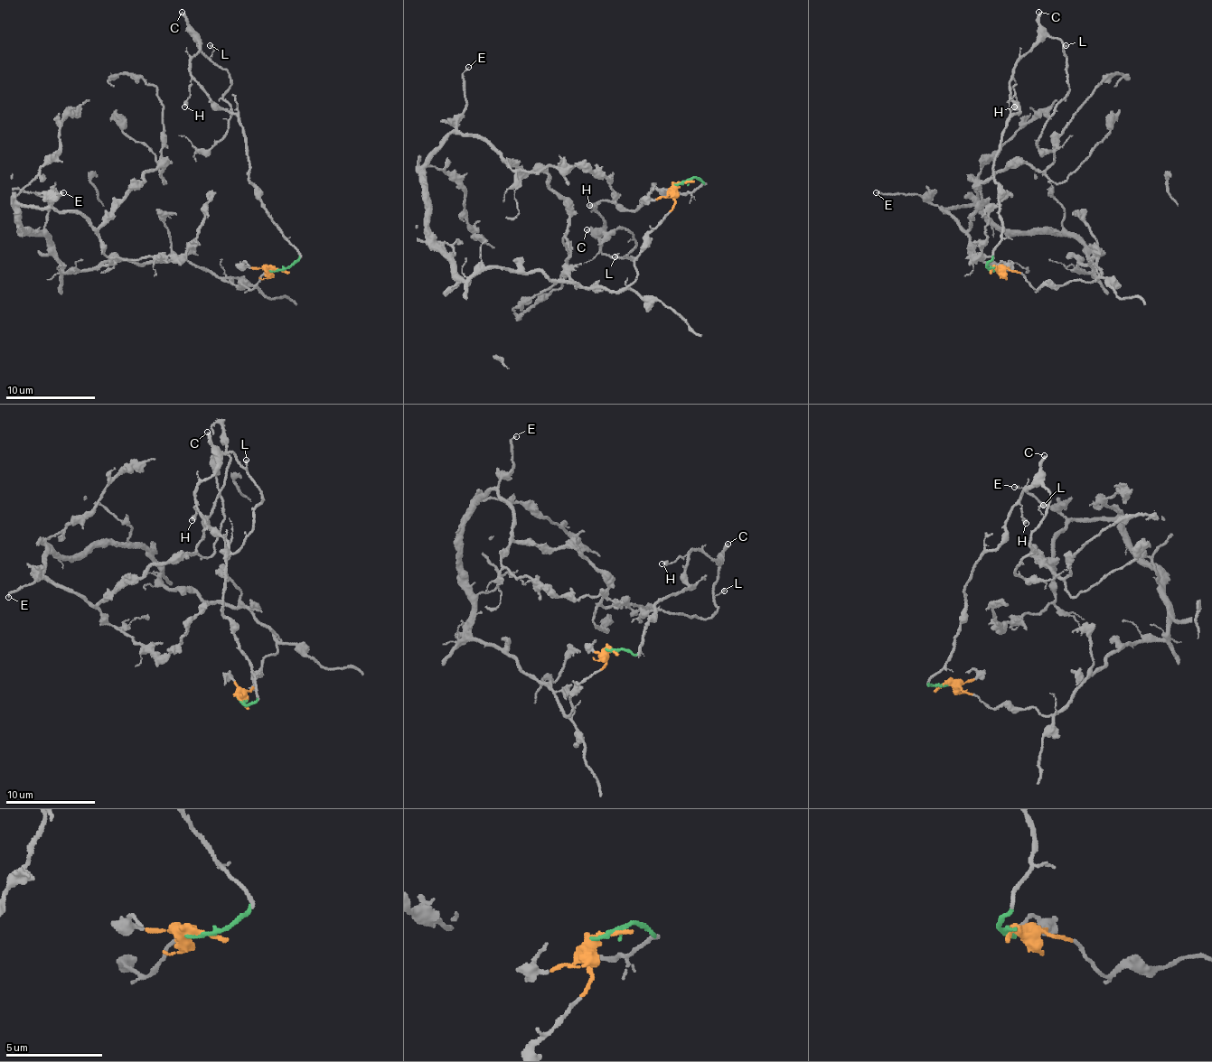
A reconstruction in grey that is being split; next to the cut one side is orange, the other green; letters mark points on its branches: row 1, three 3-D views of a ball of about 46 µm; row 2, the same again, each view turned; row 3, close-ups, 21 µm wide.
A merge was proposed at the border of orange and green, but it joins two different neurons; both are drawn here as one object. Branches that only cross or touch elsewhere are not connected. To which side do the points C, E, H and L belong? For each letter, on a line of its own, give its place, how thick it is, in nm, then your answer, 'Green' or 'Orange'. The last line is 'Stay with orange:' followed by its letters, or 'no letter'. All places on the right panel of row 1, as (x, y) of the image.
C: Place: (1038, 12). Thickness 240 nm. Green
E: Place: (876, 192). Thickness 140 nm. Orange
H: Place: (1014, 107). Thickness 320 nm. Green
L: Place: (1066, 45). Thickness 150 nm. Green
Stay with orange: E

